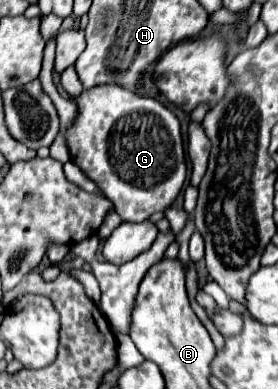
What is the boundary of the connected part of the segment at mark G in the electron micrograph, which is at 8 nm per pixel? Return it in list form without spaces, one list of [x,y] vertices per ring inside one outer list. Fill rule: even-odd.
[[[111,84],[91,88],[91,92],[83,90],[83,94],[75,102],[79,106],[79,114],[75,124],[67,130],[67,146],[71,152],[71,160],[113,202],[115,212],[125,222],[143,222],[151,214],[163,212],[167,206],[171,206],[187,178],[181,126],[177,116],[155,98],[127,92],[125,88],[115,88]]]

